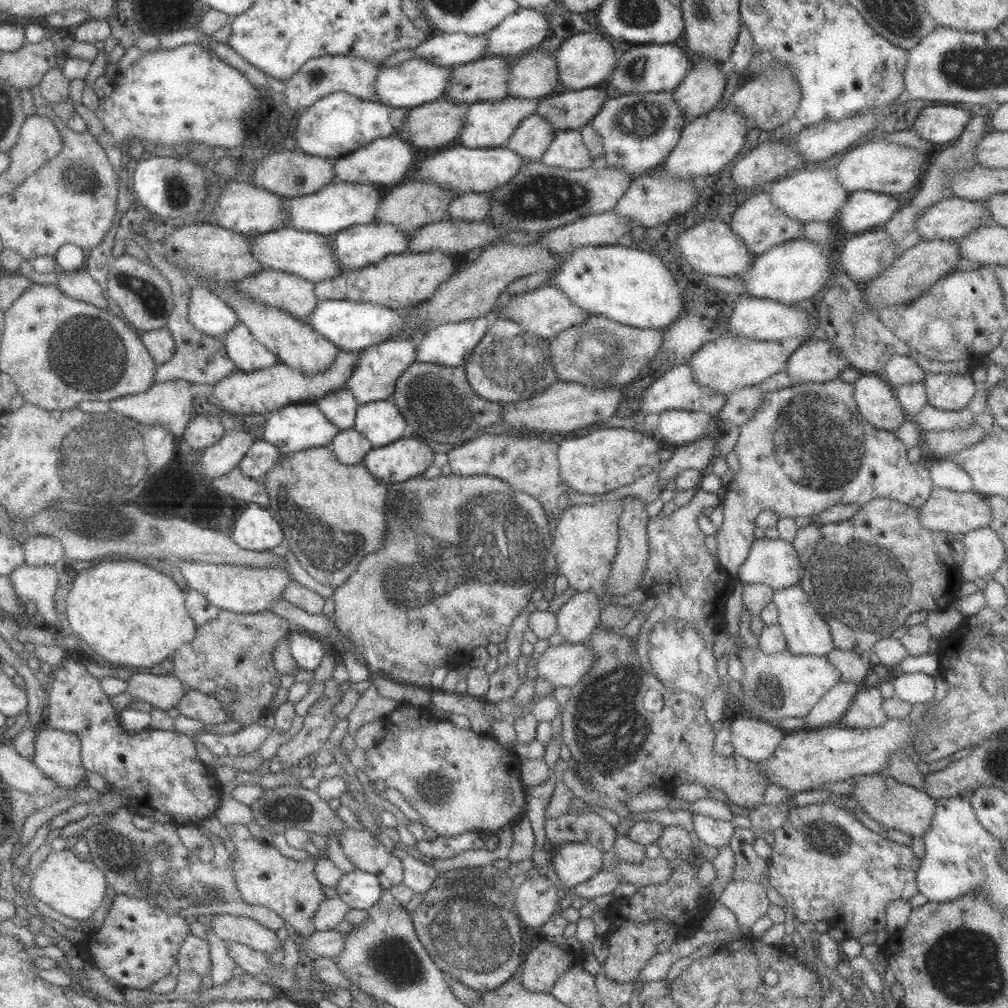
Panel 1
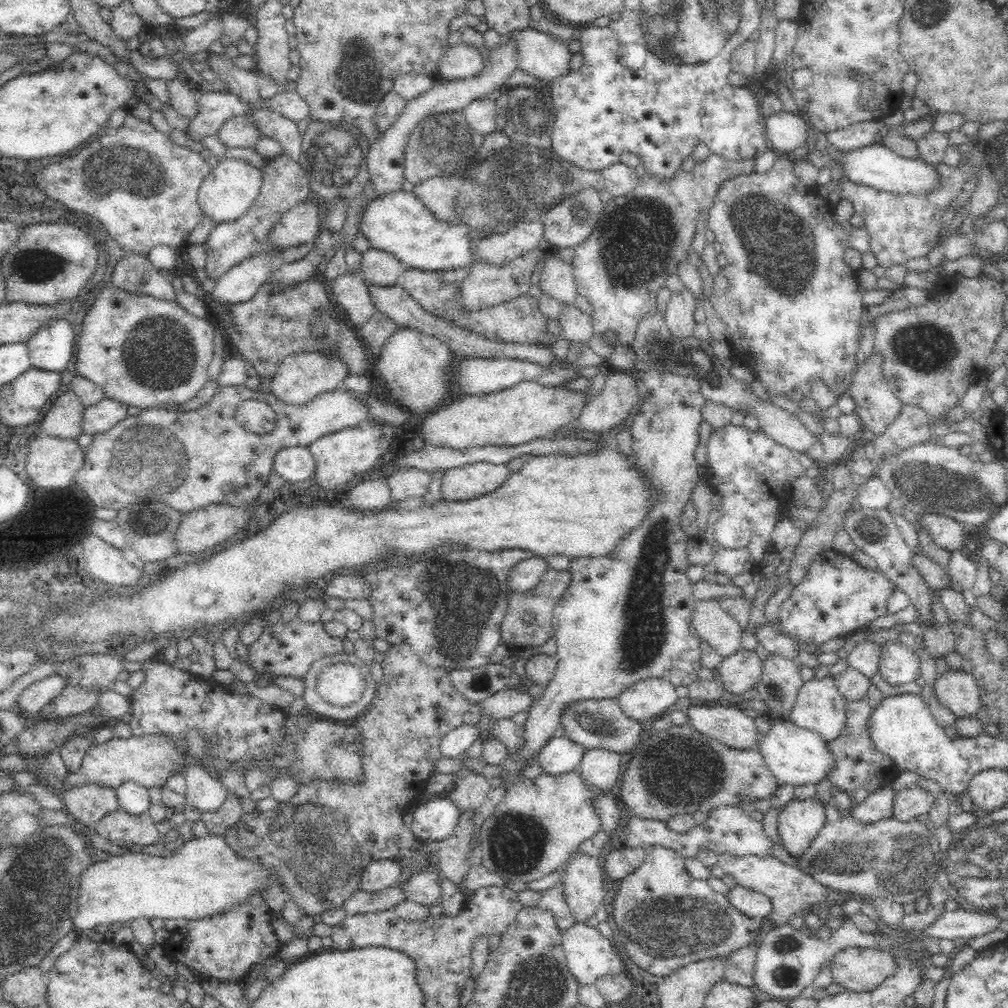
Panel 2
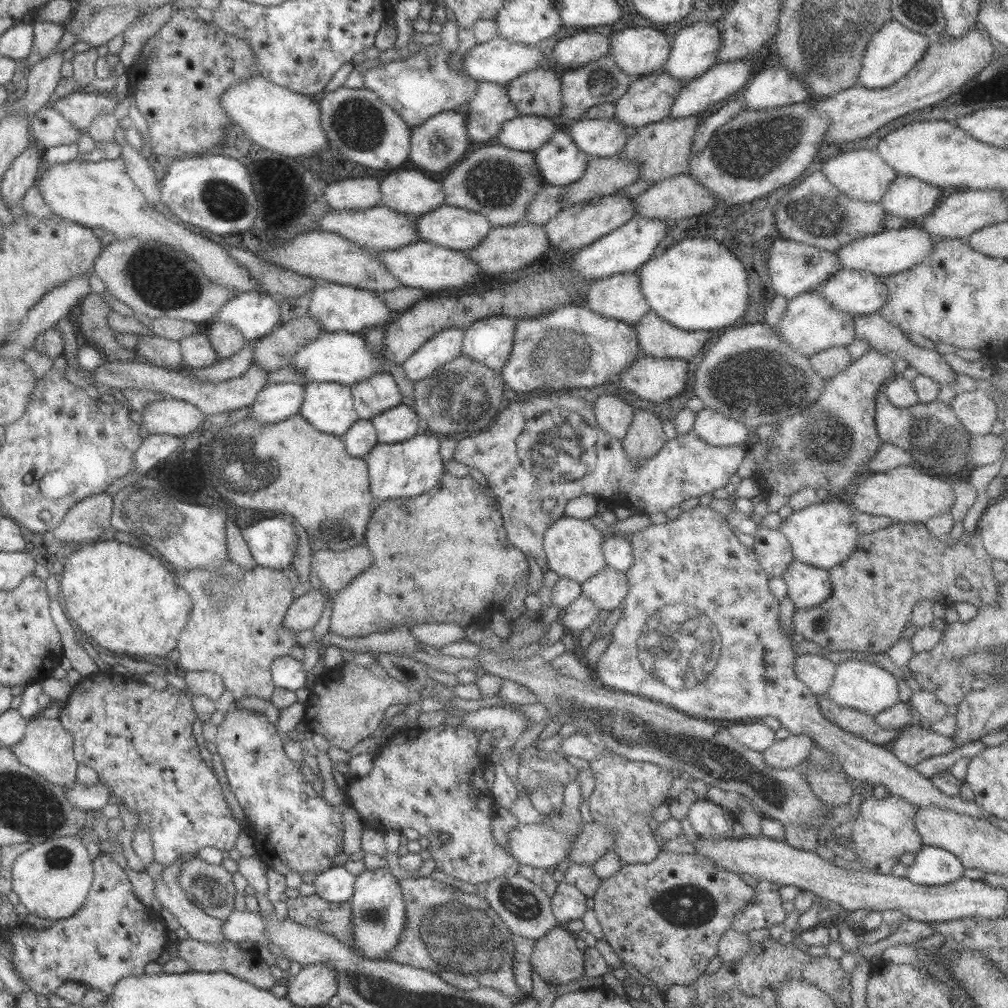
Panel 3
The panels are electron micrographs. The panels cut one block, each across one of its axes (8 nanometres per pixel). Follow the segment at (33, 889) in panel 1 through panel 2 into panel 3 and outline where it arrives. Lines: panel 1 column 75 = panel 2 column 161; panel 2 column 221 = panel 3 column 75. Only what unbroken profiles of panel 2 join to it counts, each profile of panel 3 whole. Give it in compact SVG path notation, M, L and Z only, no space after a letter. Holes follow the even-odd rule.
M80 835L55 837L34 844L13 861L12 890L29 914L54 921L67 918L81 908L94 871Z

